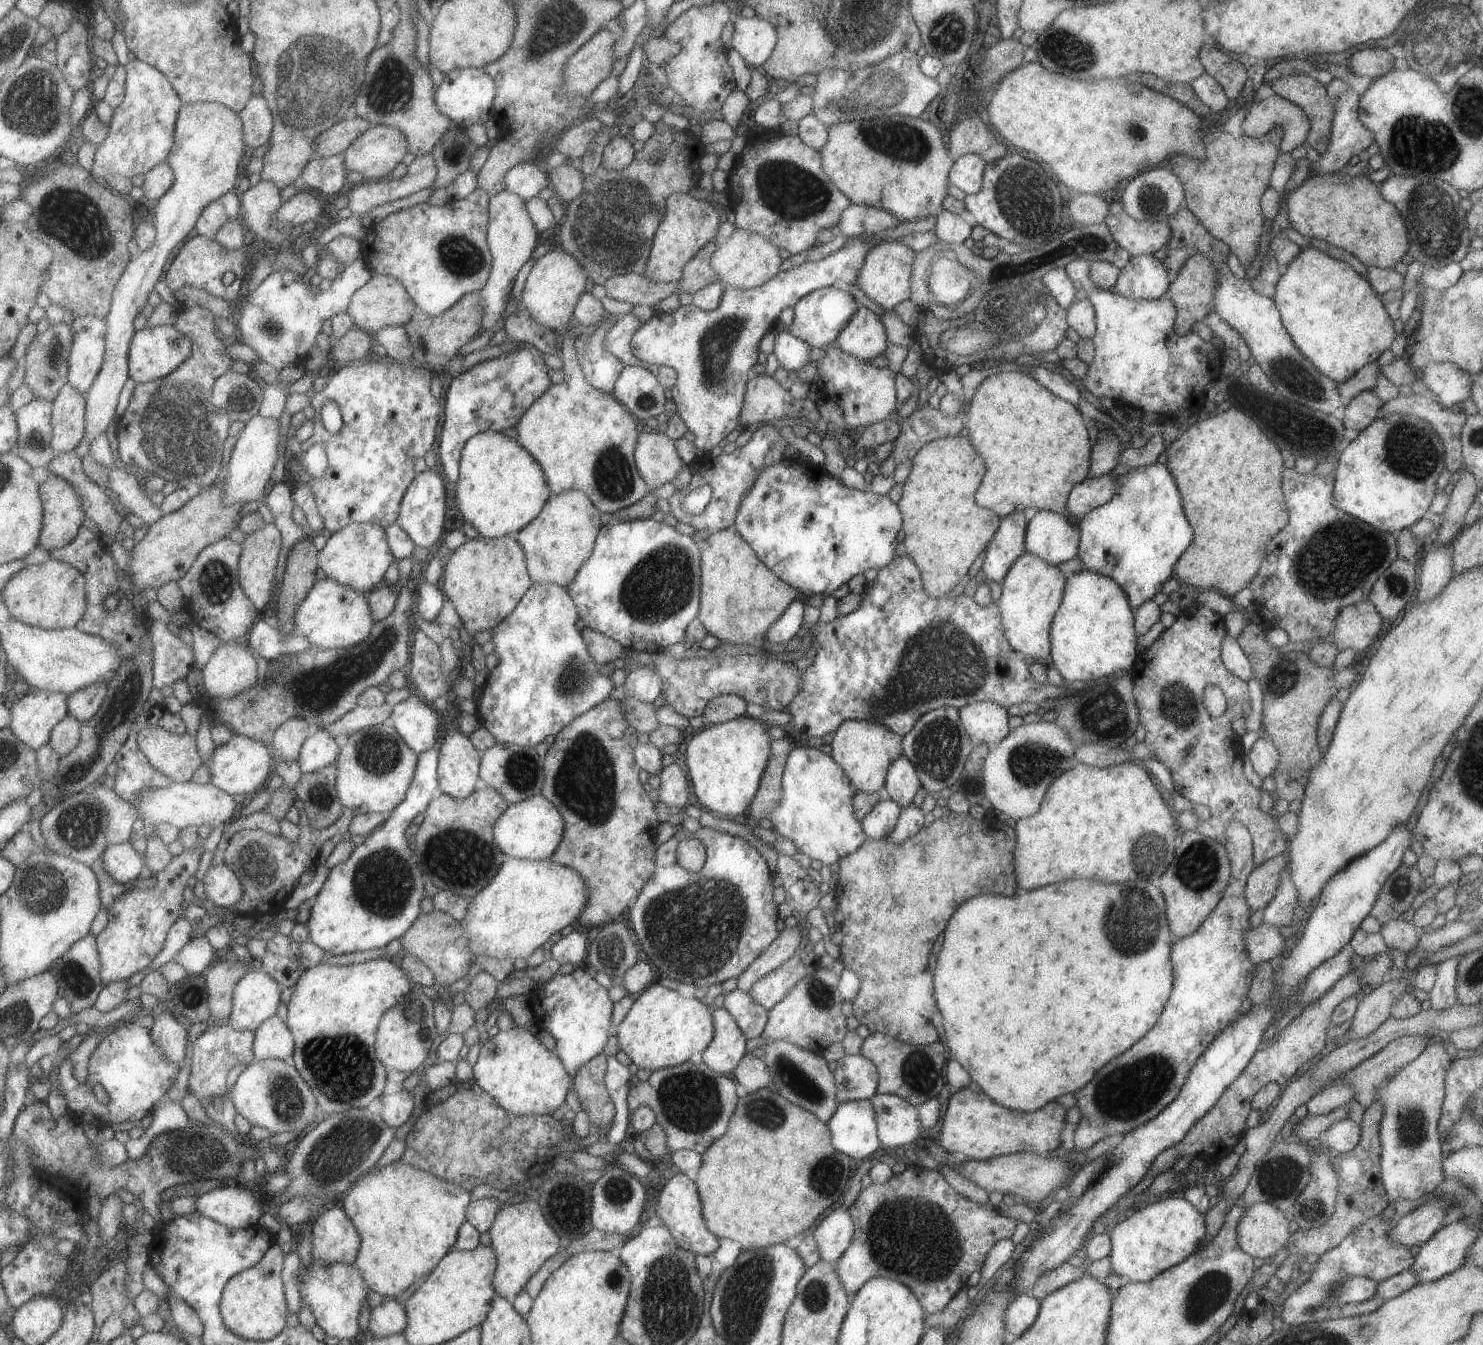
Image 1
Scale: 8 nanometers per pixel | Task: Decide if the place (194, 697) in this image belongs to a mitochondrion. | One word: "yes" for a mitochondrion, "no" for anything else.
no

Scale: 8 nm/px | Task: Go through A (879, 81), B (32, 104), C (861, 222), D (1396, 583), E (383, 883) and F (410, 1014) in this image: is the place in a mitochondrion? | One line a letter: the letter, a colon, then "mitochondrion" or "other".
A: mitochondrion
B: mitochondrion
C: other
D: mitochondrion
E: mitochondrion
F: mitochondrion

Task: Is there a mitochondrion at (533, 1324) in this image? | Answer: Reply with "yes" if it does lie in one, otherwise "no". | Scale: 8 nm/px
no

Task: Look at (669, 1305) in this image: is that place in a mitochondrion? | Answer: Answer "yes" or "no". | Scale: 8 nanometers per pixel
yes

